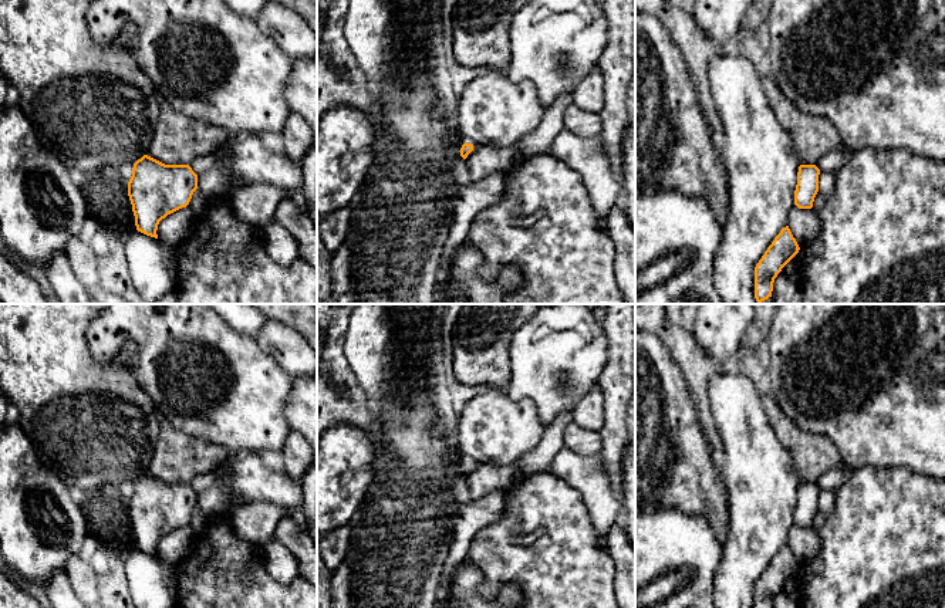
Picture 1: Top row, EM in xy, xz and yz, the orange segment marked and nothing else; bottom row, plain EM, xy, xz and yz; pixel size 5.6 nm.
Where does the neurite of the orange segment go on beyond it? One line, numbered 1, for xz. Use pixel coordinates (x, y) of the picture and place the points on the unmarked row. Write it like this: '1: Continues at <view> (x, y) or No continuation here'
1: No continuation here

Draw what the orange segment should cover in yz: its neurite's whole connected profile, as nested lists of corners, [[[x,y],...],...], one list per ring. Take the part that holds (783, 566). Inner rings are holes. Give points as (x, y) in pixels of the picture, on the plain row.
[[[789,544],[783,545],[755,585],[755,608],[773,608],[774,597],[799,568]]]

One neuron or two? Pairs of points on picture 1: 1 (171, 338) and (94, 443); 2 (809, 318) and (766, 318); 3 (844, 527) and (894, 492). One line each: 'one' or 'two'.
1: two
2: two
3: one

